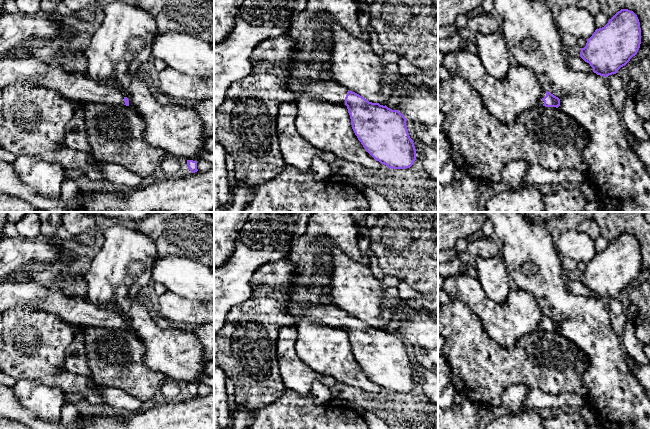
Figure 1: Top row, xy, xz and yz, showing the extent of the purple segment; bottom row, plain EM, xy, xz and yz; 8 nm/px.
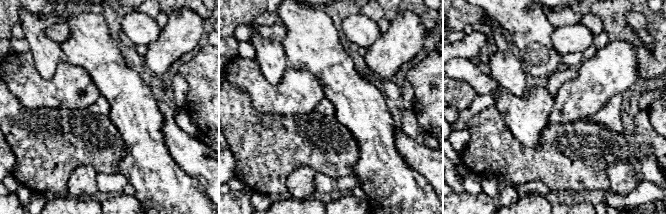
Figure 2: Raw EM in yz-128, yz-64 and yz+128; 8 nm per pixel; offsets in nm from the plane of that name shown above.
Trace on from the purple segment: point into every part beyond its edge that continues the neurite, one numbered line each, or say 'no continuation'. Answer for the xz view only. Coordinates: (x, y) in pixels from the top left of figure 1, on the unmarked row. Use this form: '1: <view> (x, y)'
1: xz (332, 316)

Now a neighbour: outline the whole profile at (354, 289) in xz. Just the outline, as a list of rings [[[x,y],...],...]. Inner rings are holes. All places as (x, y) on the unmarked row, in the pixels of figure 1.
[[[331,246],[331,256],[333,268],[331,271],[329,297],[332,306],[359,318],[369,326],[379,327],[381,312],[387,300],[382,282],[374,277],[370,267],[354,261],[337,246]]]

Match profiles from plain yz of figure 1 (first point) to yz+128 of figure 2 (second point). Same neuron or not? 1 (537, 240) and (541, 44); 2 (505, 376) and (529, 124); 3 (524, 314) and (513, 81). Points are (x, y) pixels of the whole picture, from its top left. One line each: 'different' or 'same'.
1: same
2: different
3: different

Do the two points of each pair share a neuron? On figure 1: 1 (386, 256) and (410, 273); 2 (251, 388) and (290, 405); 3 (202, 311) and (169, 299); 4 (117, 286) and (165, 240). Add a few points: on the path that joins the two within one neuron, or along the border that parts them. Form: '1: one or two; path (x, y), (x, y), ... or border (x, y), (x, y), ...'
1: one; path (392, 262), (398, 268), (404, 270)
2: two; border (287, 389), (271, 403), (256, 408)
3: one; path (194, 311), (181, 311), (177, 307)
4: two; border (141, 231), (154, 242), (158, 253)

